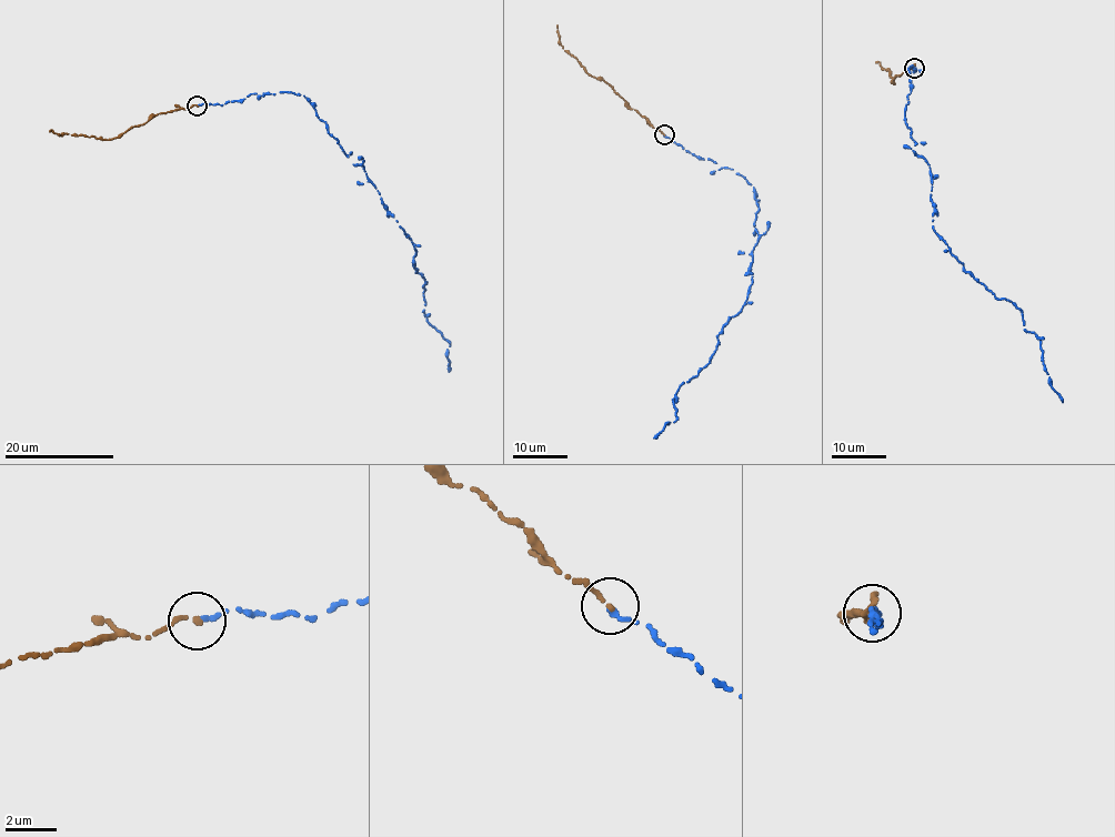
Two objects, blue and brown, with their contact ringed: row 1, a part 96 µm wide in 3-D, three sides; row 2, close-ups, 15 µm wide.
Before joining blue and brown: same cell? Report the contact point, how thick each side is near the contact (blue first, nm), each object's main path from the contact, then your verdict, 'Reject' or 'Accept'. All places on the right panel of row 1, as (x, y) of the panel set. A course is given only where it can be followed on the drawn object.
Place: (914, 68). Thickness 240 nm (blue) against 200 nm. Course of blue: (914, 69), (907, 68), (904, 118), (914, 153), (931, 169), (932, 228), (963, 269), (1022, 312), (1062, 402). Course of brown: (914, 69), (895, 74), (895, 84), (890, 71), (882, 69), (881, 62), (875, 62). Accept

